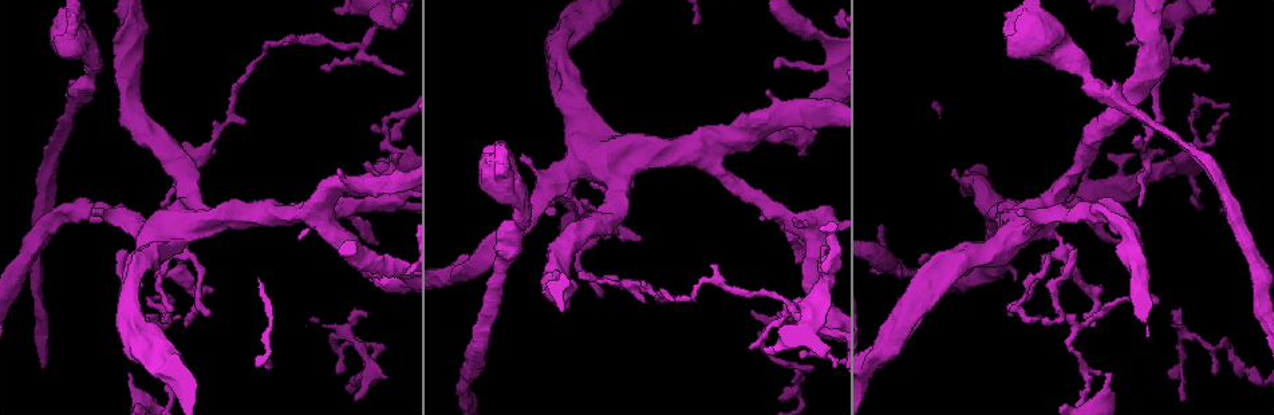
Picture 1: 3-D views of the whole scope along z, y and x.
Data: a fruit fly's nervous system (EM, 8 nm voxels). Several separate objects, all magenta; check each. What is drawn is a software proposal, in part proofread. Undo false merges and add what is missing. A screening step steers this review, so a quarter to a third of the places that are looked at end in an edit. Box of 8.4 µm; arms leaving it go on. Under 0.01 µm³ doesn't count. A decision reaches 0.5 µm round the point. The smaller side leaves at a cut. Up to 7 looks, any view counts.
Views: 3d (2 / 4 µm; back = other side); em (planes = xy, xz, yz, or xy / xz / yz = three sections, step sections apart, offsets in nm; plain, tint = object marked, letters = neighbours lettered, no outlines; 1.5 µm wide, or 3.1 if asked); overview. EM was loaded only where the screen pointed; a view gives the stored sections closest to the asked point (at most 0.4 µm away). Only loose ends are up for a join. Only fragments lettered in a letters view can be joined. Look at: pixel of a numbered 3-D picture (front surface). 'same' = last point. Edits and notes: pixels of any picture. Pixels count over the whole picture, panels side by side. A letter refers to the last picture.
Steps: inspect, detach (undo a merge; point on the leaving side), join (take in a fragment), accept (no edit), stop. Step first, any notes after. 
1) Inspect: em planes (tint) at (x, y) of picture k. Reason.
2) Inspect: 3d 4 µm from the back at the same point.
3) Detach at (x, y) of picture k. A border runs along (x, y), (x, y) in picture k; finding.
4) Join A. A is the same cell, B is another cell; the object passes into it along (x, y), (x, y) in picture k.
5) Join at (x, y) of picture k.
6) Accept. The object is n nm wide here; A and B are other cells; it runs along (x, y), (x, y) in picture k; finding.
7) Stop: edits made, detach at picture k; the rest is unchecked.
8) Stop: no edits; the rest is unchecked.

Inspect: 3d 4 µm at (629, 287) of picture 1.

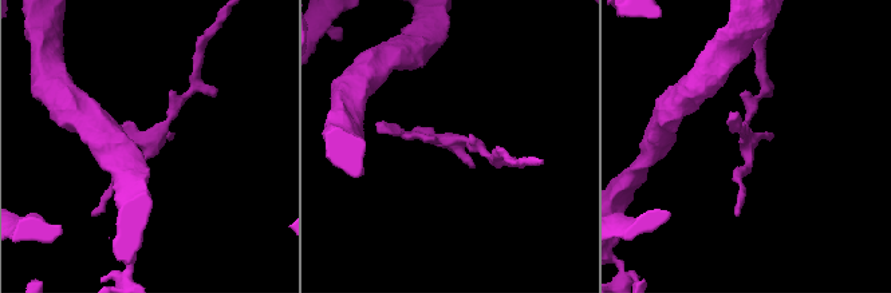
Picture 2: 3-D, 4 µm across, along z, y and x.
Inspect: em planes (plain) at (748, 143) of picture 2. Shape alone is not enough.

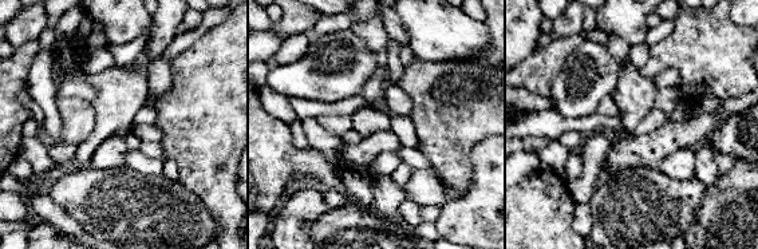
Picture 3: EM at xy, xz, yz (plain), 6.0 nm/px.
Inspect: em planes (letters) at the same point.

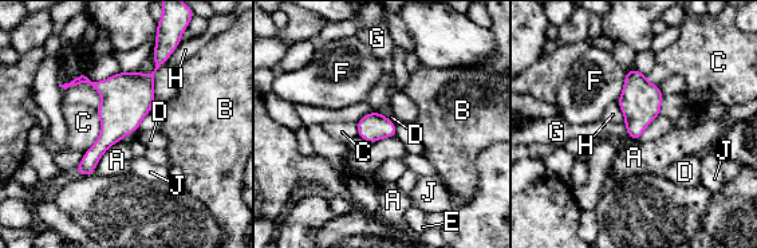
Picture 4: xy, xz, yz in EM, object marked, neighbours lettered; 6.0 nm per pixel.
Accept. The object is 170 nm wide here; A, B, C, D, E, F, G, H and J are other cells; a border runs along (616, 101), (625, 124) in picture 4; continuous, no second neuron.

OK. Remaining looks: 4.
Inspect: em xy step 8 (letters) at (1077, 250) of picture 1. Tapers out.

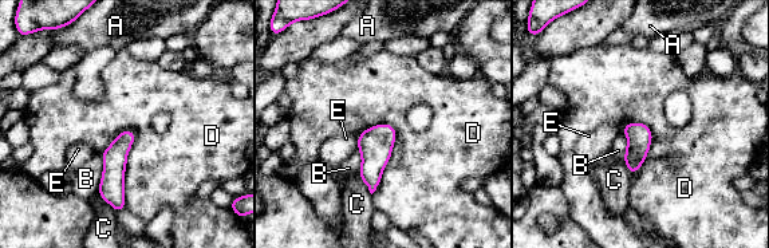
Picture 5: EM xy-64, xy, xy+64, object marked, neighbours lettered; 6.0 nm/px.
Inspect: em planes (letters) at the same point. Another direction.

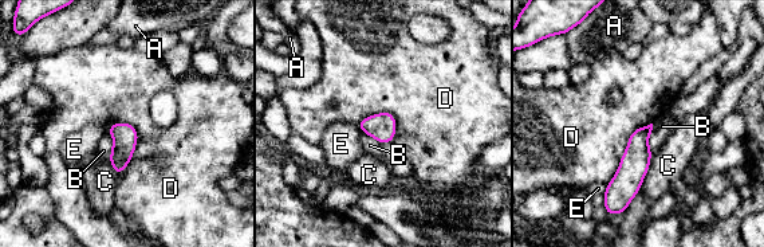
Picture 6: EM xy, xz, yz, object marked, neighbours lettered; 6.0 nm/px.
Accept. A, B, C, D and E are other cells; none of them fits.

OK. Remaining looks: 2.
Inspect: em planes (letters) at (790, 305) of picture 1. Sudden change in width.

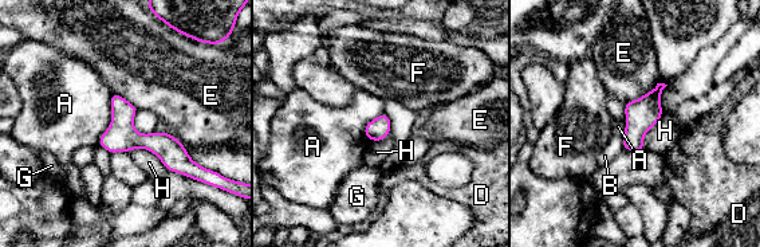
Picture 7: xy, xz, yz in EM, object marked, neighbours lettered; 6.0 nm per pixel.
Accept. The longest contact is with A, 320 nm; A, B, D, E, F, G and H are other cells; a border runs along (129, 152), (145, 148), (168, 169) in picture 7; all the same neuron.

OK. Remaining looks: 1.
Stop: no edits; the rest is unchecked.

